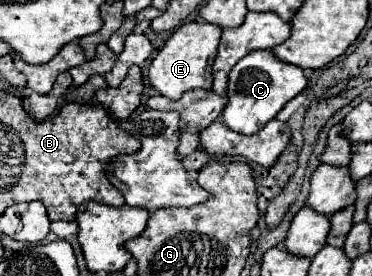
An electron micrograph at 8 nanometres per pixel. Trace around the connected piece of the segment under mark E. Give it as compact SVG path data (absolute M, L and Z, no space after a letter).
M185 23L181 25L171 39L161 47L161 51L157 53L157 57L153 59L151 67L149 67L149 81L151 85L165 97L169 99L179 99L185 91L191 89L211 89L213 85L213 61L217 55L217 47L219 47L219 39L221 39L223 29L219 29L217 25L209 25L209 23Z

